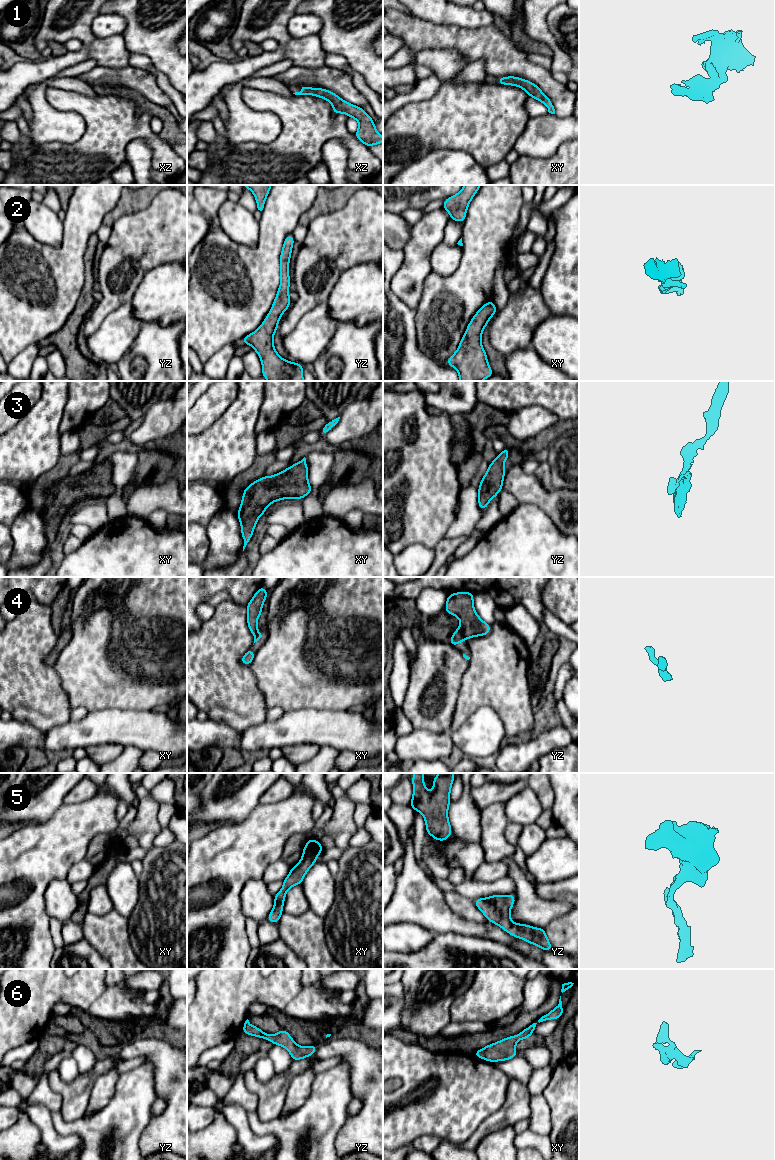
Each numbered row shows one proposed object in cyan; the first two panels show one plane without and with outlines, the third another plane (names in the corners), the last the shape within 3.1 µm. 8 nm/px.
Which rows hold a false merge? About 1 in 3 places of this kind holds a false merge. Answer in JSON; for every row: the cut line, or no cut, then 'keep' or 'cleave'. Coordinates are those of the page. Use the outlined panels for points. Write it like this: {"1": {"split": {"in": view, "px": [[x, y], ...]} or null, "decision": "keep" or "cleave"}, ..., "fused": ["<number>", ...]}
{"1": {"split": null, "decision": "keep"}, "2": {"split": null, "decision": "keep"}, "3": {"split": null, "decision": "keep"}, "4": {"split": {"in": "yz", "px": [[458, 629], [466, 637]]}, "decision": "cleave"}, "5": {"split": null, "decision": "keep"}, "6": {"split": null, "decision": "keep"}, "fused": ["4"]}

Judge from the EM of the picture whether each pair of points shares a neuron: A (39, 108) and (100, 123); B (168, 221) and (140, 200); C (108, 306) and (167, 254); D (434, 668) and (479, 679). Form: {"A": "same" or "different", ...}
{"A": "different", "B": "different", "C": "same", "D": "different"}

